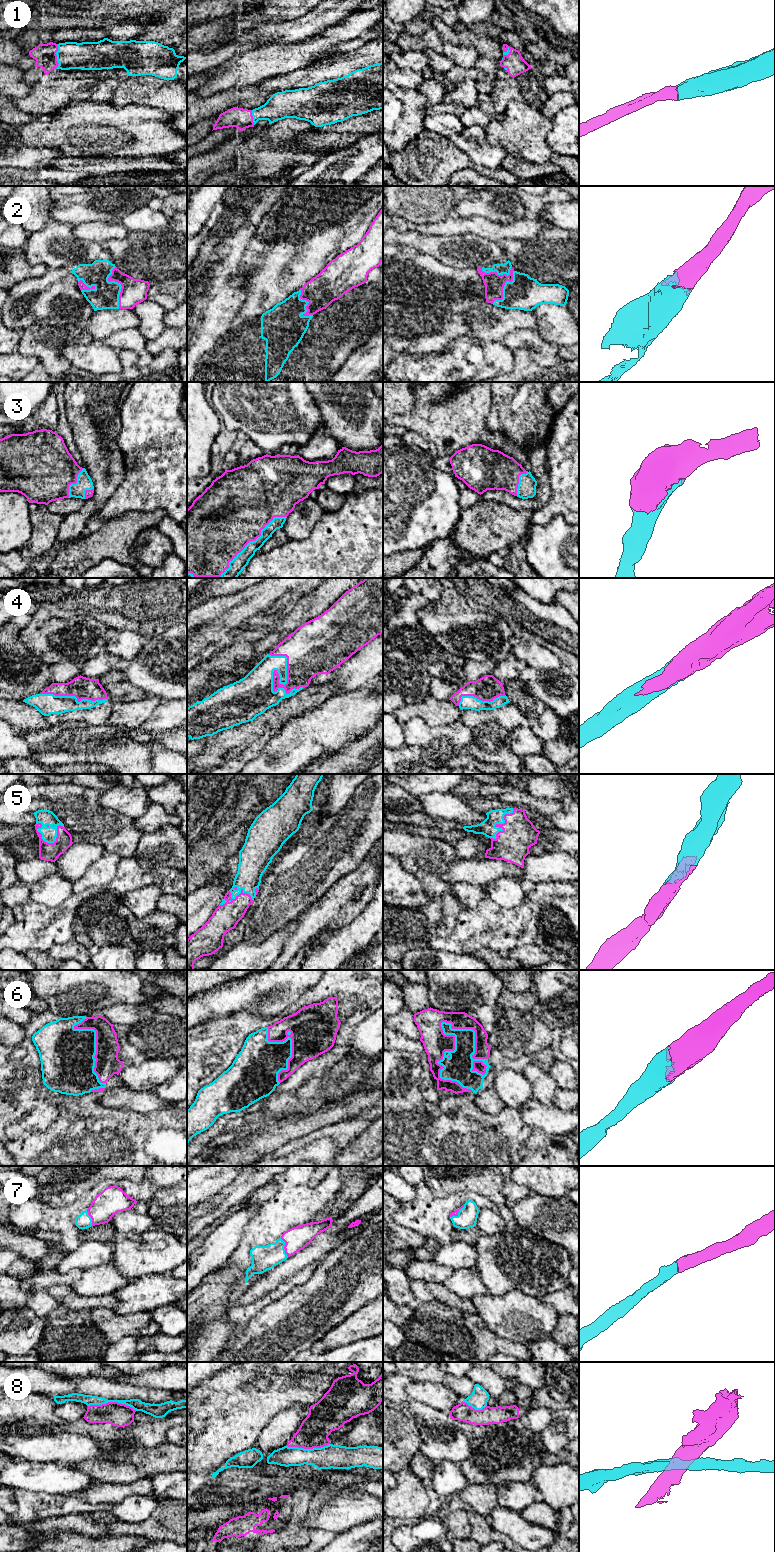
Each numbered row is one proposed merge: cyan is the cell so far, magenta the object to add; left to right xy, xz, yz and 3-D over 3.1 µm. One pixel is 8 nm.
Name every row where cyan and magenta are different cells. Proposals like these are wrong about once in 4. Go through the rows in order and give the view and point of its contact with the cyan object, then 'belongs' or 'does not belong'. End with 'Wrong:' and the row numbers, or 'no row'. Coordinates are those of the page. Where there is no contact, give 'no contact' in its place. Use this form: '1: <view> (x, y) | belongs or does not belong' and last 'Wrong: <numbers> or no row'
1: xy (57, 56) | belongs
2: xy (119, 283) | belongs
3: xz (237, 555) | belongs
4: xz (279, 675) | belongs
5: xy (53, 842) | belongs
6: yz (440, 1060) | belongs
7: xz (283, 1247) | belongs
8: xy (112, 1401) | does not belong
Wrong: 8

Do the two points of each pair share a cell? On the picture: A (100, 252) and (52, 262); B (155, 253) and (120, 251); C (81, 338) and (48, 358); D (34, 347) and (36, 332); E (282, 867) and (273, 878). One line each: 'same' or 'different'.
A: same
B: same
C: same
D: same
E: same

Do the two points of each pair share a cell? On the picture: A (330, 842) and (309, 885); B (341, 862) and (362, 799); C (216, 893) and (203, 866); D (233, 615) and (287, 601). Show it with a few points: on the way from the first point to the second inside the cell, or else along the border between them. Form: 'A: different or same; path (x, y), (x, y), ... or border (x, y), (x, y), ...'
A: same; path (330, 853), (330, 860), (316, 874)
B: same; path (343, 846), (345, 840), (362, 821), (362, 815)
C: different; border (213, 875), (197, 888)
D: same; path (246, 611), (263, 603), (274, 603)

